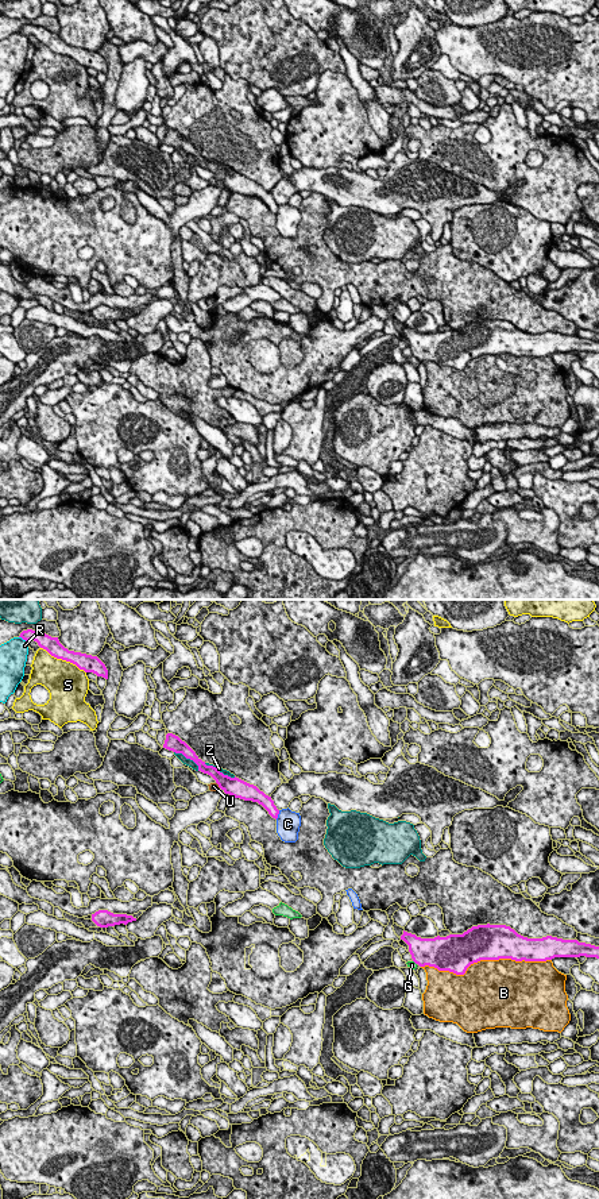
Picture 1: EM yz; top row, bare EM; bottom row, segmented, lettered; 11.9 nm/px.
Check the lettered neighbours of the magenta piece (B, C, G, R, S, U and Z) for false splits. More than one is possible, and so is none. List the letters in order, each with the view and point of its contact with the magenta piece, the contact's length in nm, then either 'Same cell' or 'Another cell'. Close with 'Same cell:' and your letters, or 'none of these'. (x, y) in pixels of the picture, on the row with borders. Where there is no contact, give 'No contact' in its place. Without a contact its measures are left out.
B: Touches magenta at yz (485, 959). Shared border 1550 nm. Another cell
C: Touches magenta at yz (278, 813). Shared border 120 nm. Another cell
G: Touches magenta at yz (414, 962). Shared border 70 nm. Another cell
R: Touches magenta at yz (23, 639). Shared border 140 nm. Another cell
S: Touches magenta at yz (64, 659). Shared border 650 nm. Another cell
U: Touches magenta at yz (217, 783). Shared border 100 nm. Another cell
Z: Touches magenta at yz (188, 758). Shared border 380 nm. Same cell
Same cell: Z

